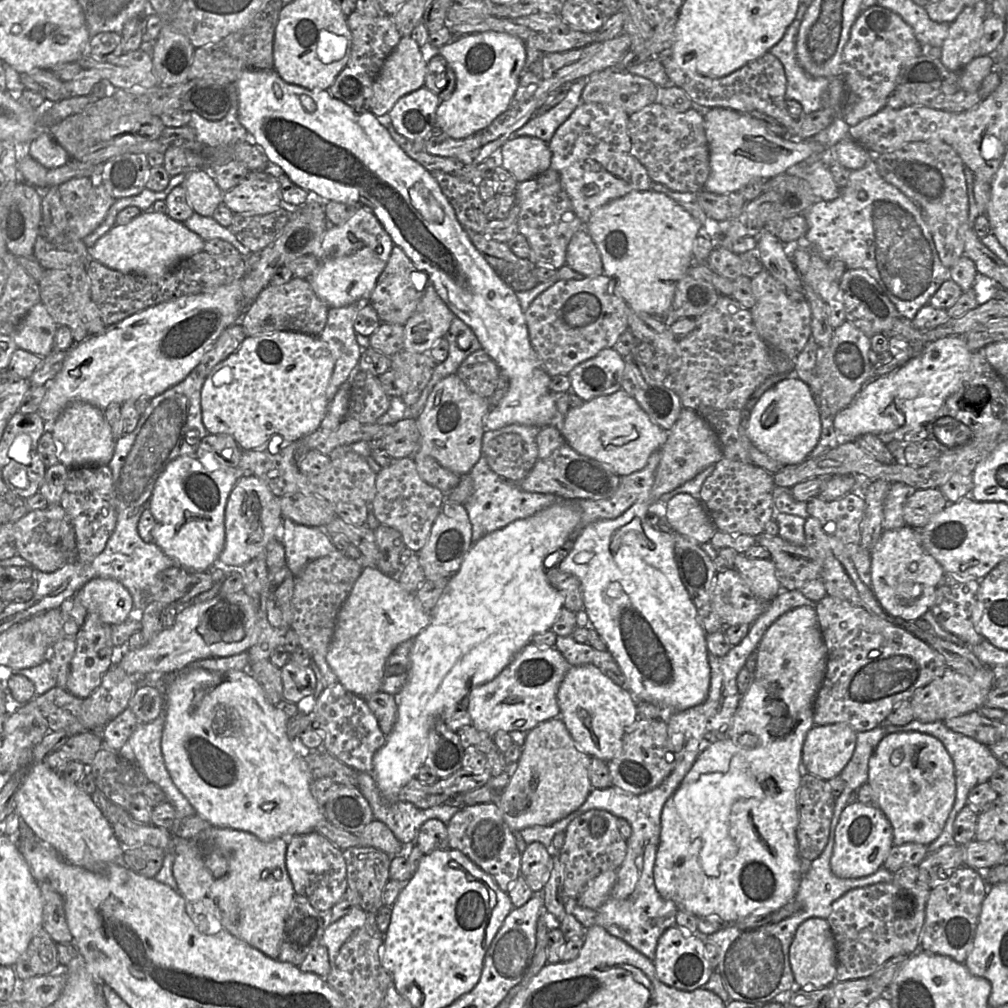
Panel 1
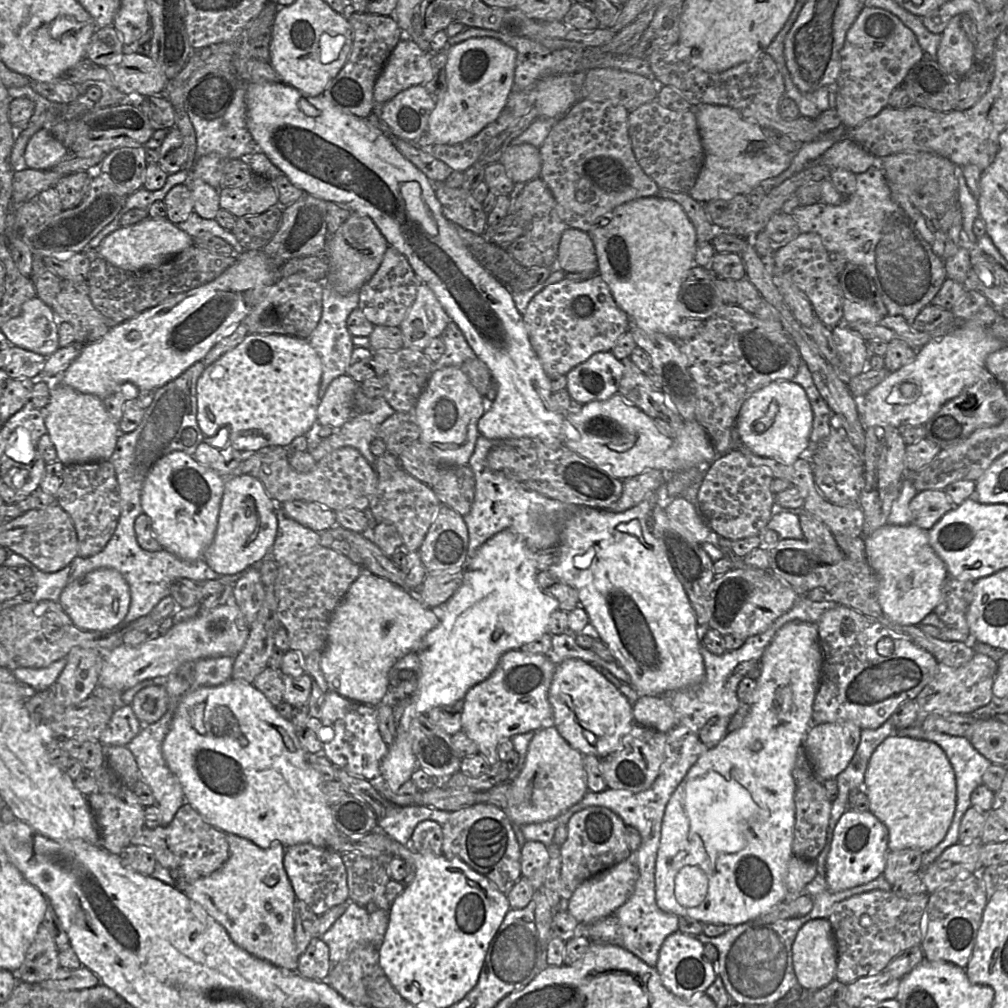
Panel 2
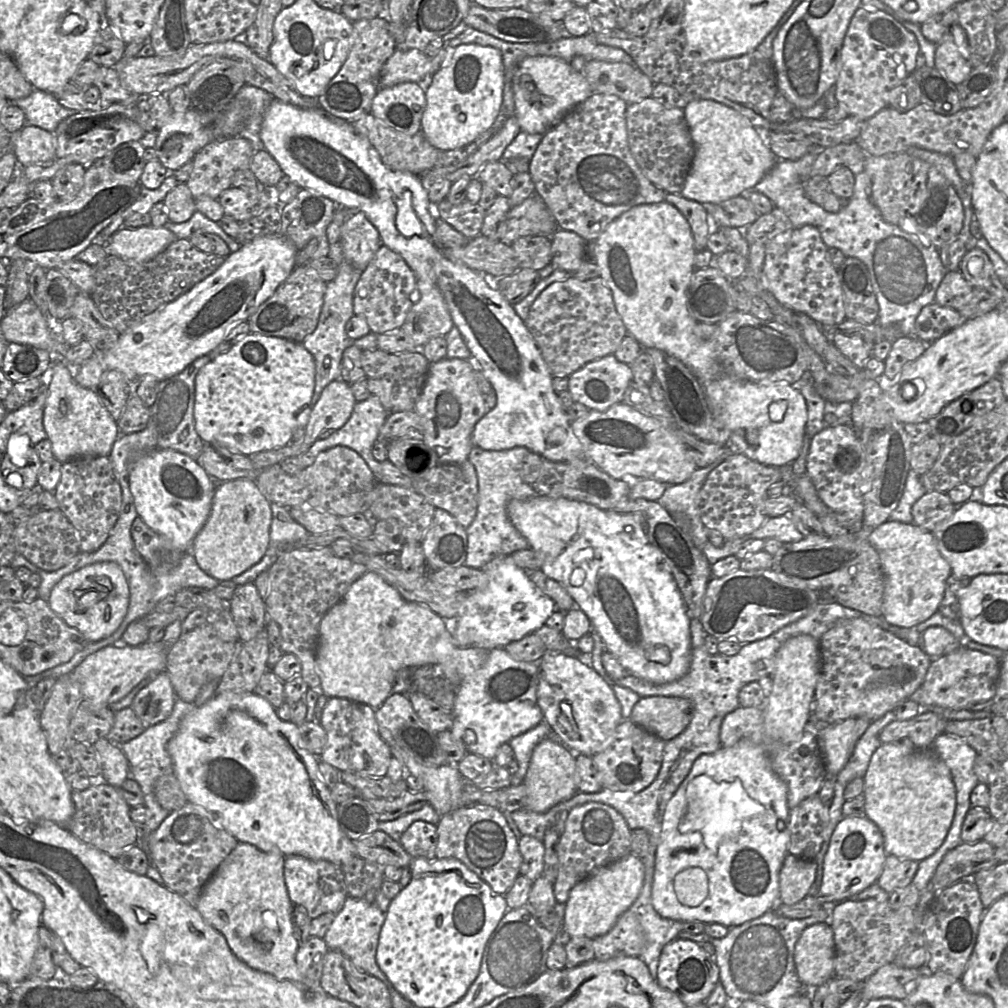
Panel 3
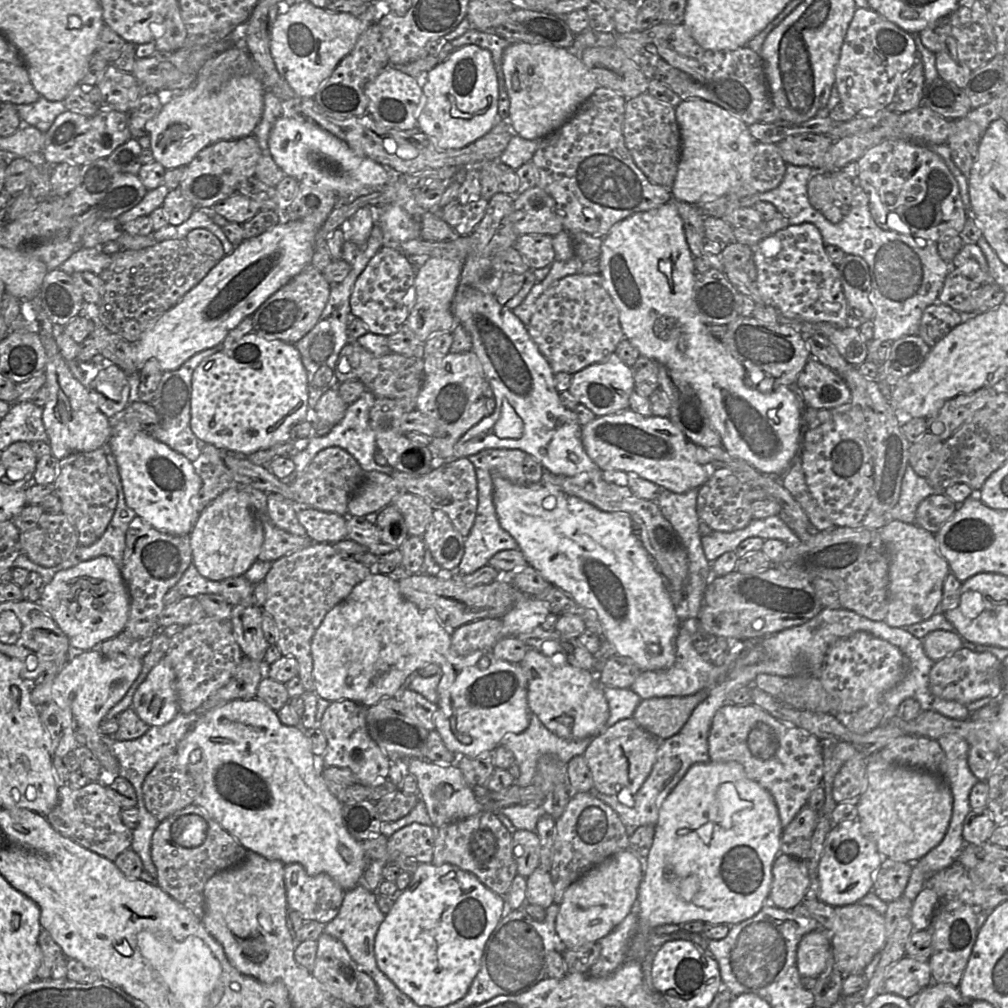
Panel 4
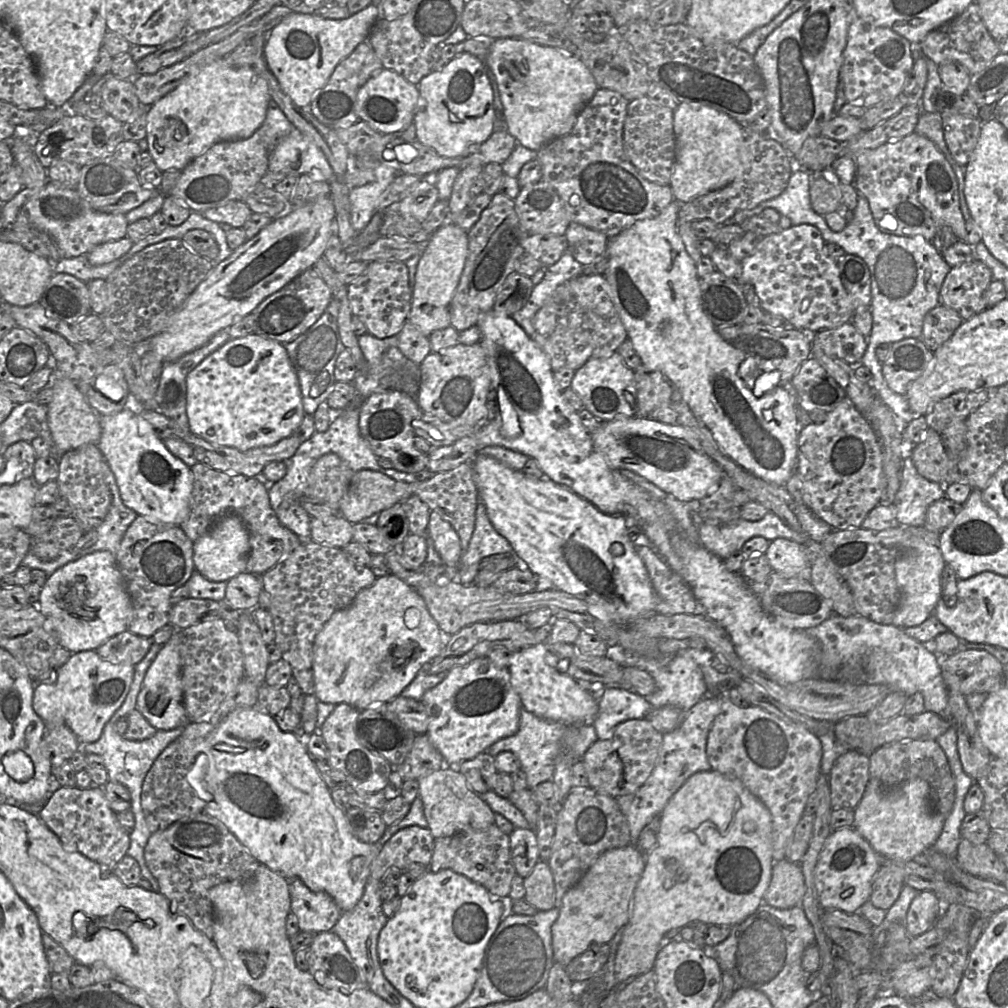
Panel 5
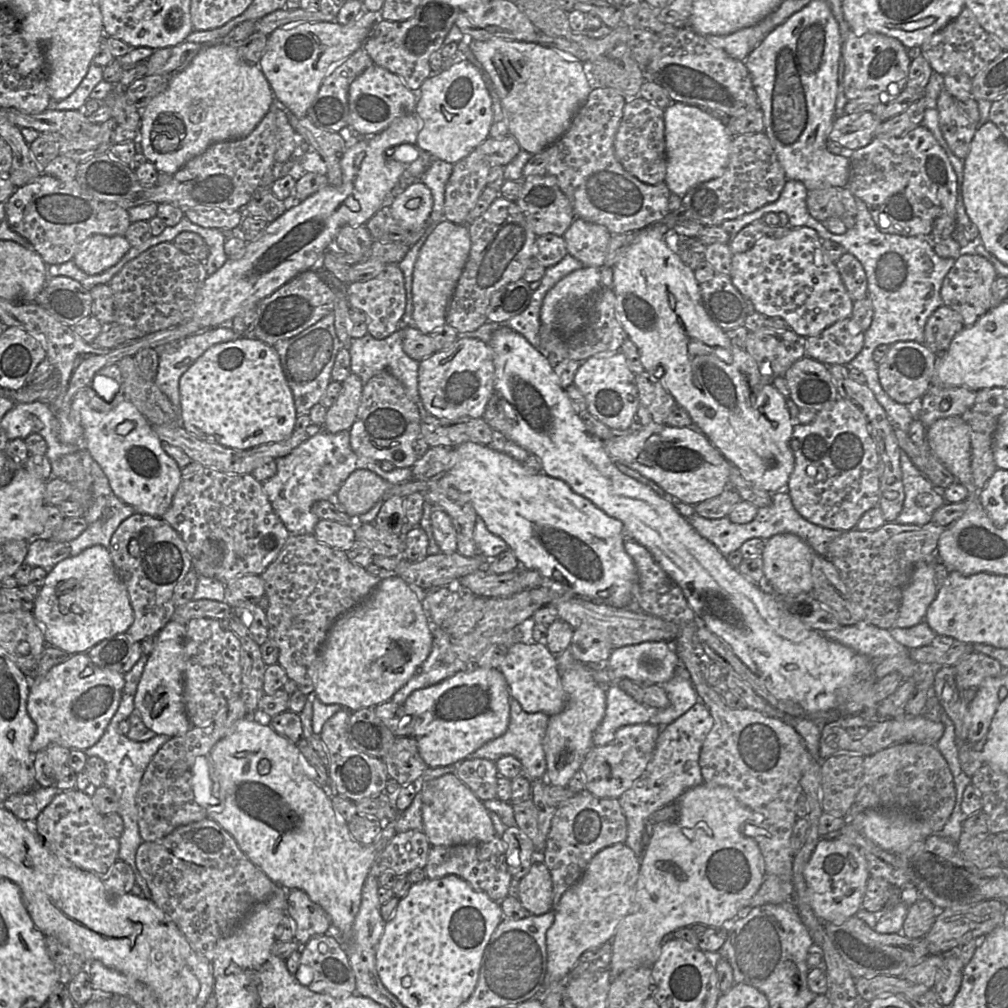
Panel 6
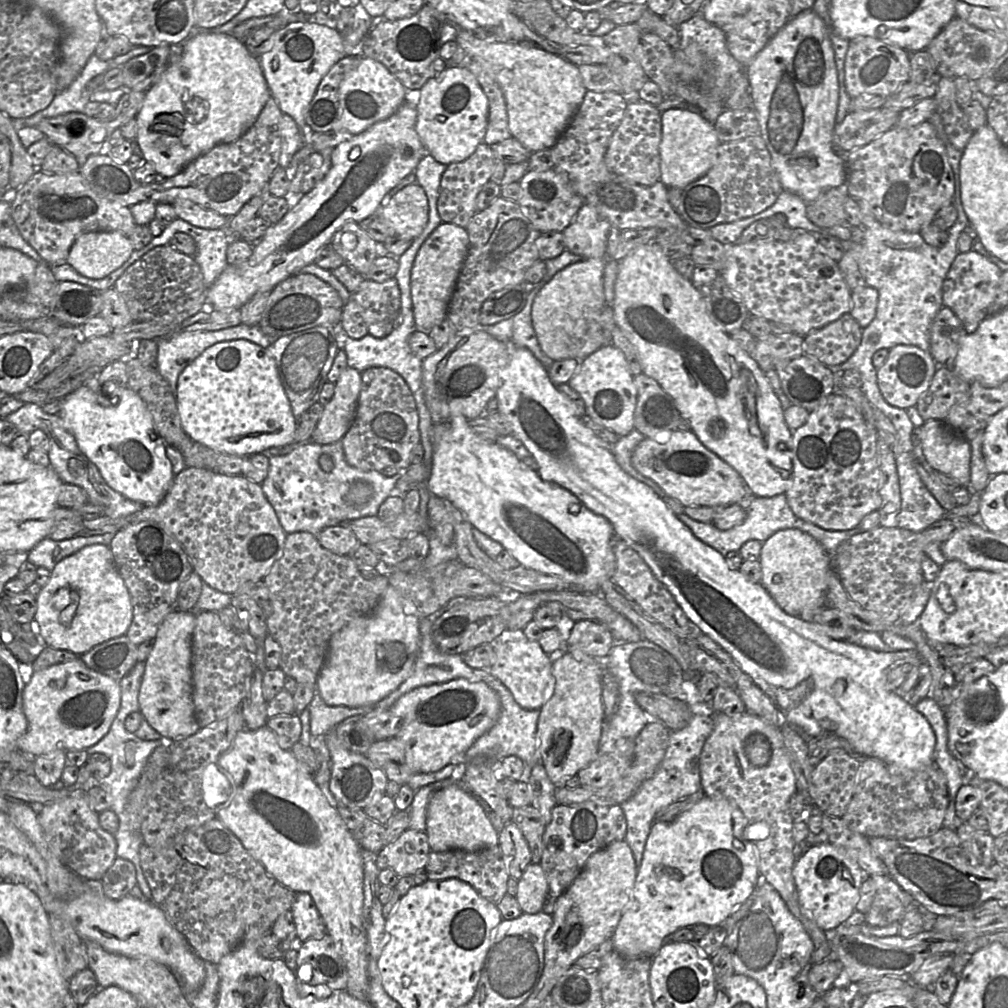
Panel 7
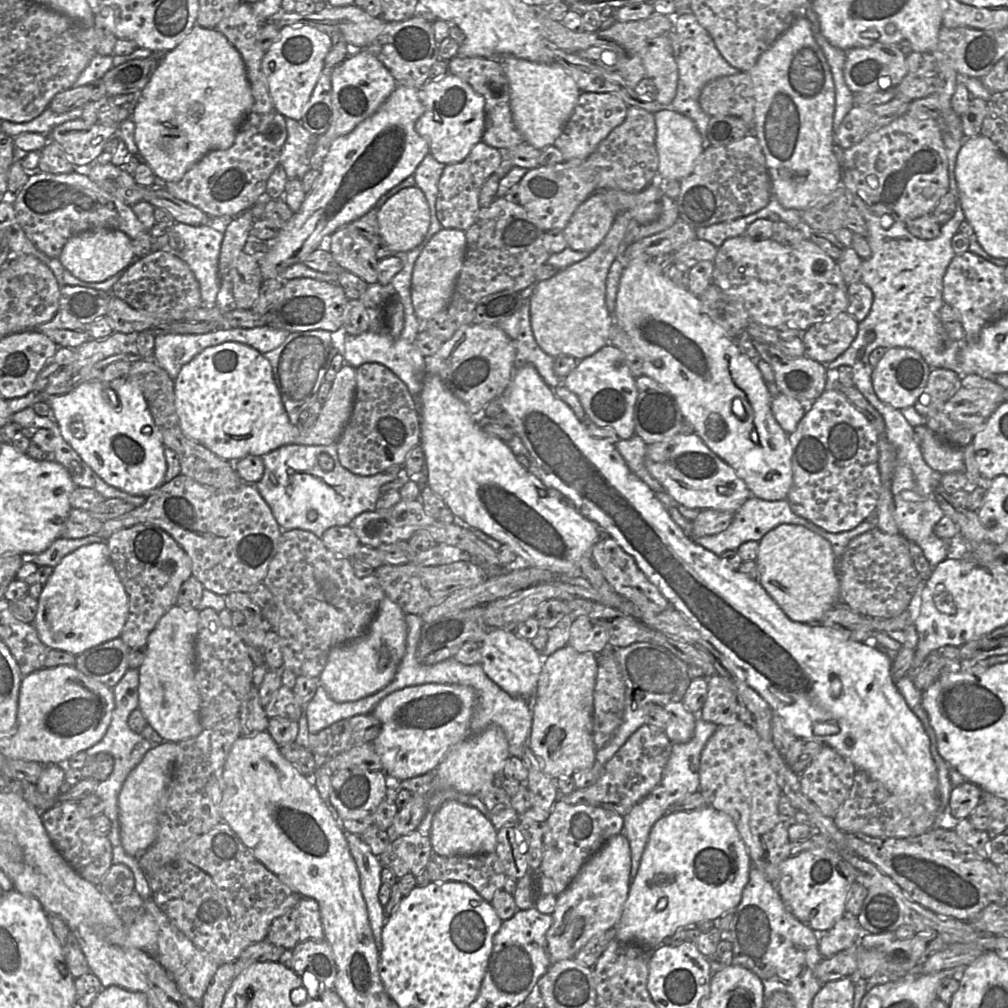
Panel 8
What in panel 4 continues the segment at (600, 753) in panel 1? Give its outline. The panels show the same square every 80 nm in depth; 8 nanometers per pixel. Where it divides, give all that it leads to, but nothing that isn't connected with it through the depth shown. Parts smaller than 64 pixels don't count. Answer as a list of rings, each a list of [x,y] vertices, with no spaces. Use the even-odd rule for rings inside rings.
[[[529,648],[519,663],[527,678],[527,703],[544,726],[565,740],[594,737],[606,728],[609,707],[598,675],[573,667],[564,661],[553,661]]]

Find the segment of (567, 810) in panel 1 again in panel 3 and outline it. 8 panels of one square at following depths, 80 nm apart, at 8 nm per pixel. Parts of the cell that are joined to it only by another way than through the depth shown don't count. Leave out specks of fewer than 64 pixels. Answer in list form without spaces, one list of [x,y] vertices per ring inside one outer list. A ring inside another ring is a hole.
[[[555,737],[542,740],[533,750],[530,764],[523,780],[526,789],[524,809],[544,813],[555,805],[569,800],[577,792],[575,783],[575,753]]]

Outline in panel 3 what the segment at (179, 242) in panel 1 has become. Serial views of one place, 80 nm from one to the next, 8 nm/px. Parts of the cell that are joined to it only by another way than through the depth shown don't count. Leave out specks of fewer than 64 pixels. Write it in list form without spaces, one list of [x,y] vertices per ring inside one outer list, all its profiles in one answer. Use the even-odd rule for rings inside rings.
[[[144,226],[136,229],[122,227],[111,236],[105,247],[108,255],[145,262],[156,257],[176,239],[165,226]]]

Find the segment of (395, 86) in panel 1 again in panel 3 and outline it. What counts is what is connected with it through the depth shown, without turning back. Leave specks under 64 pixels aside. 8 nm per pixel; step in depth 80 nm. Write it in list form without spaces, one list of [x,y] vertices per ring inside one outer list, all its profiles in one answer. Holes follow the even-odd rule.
[[[395,49],[381,71],[379,89],[404,82],[418,83],[431,73],[431,59],[418,49]]]

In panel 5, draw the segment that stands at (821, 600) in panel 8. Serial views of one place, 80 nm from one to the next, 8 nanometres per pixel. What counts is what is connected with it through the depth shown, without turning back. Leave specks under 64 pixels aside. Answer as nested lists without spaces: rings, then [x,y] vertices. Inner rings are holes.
[[[777,538],[769,543],[765,555],[772,570],[783,577],[809,581],[809,562],[803,545],[785,538]]]

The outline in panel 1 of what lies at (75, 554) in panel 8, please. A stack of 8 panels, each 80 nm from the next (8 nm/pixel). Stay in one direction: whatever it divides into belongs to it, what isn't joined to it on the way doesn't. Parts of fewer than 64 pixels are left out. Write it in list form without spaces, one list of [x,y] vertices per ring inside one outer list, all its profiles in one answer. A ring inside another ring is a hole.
[[[94,578],[75,595],[88,613],[97,614],[111,626],[124,623],[133,608],[129,591],[120,582],[110,578]]]

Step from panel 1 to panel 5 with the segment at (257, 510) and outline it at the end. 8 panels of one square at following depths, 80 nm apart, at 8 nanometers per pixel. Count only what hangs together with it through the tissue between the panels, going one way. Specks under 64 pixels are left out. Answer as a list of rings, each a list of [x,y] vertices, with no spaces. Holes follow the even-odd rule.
[[[227,514],[217,520],[204,535],[193,542],[194,570],[196,569],[210,581],[227,582],[234,576],[246,572],[249,552],[249,532],[244,522],[235,514]]]

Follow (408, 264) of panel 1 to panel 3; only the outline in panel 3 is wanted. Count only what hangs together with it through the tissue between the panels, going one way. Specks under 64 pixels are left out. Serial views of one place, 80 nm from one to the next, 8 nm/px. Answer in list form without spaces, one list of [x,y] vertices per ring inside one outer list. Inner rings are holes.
[[[386,245],[375,253],[354,290],[354,315],[367,321],[371,332],[388,333],[401,328],[414,304],[417,277],[404,258]]]

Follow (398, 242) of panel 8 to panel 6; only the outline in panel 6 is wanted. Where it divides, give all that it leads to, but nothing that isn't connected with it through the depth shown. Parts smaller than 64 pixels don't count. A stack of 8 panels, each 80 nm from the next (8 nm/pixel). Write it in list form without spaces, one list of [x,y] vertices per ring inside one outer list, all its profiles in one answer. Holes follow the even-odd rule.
[[[421,181],[408,186],[390,206],[392,216],[405,230],[412,232],[426,226],[433,208],[430,189]]]

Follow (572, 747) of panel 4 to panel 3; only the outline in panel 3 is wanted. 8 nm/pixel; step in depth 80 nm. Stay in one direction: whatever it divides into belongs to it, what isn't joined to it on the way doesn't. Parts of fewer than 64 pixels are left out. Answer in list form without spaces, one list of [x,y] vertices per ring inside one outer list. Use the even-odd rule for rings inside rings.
[[[542,722],[508,742],[514,751],[515,760],[518,762],[517,772],[511,775],[511,785],[517,786],[523,783],[534,748],[549,737],[554,737],[552,731],[545,722]]]

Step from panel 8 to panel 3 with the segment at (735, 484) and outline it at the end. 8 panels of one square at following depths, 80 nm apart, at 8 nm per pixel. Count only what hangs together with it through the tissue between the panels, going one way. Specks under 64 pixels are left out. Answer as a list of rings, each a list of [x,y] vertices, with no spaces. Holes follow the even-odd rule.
[[[623,401],[612,405],[604,412],[590,410],[585,416],[572,421],[571,427],[583,448],[584,457],[617,480],[629,482],[631,479],[648,478],[667,485],[677,485],[688,480],[698,468],[679,438],[668,430],[661,421],[639,412]]]

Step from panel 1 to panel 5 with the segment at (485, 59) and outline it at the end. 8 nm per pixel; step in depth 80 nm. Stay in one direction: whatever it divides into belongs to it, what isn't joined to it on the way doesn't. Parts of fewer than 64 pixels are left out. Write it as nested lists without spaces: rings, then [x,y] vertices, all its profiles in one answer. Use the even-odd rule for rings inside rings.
[[[470,53],[455,56],[440,71],[430,72],[417,85],[419,102],[414,114],[416,140],[433,148],[439,155],[454,158],[462,155],[472,144],[486,141],[495,131],[494,96],[491,84],[481,61]]]

